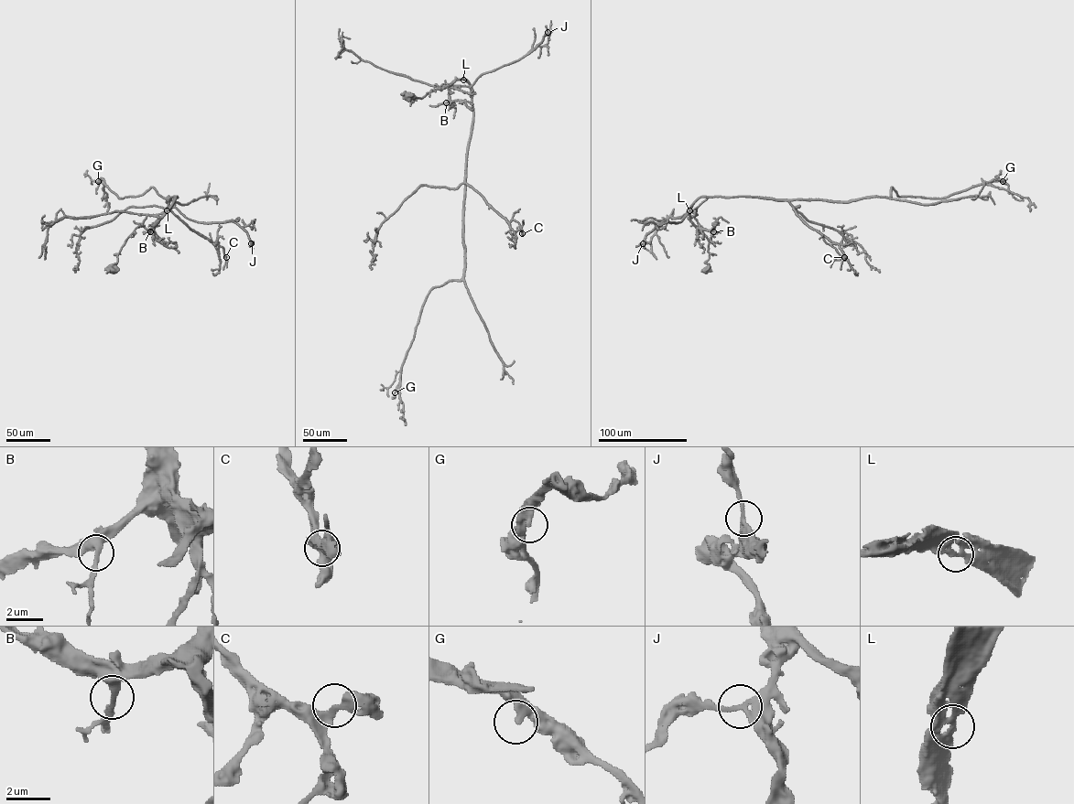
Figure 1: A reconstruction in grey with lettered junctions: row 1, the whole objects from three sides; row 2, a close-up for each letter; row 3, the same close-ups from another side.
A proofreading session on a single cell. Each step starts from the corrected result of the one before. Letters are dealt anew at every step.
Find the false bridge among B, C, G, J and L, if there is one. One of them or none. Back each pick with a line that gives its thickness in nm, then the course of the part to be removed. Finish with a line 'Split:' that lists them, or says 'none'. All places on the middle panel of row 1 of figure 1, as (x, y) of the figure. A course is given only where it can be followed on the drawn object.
Split: none

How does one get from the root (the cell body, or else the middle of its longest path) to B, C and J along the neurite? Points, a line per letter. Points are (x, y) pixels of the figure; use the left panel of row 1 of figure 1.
B: (111, 269), (135, 230), (147, 215), (157, 216), (159, 220), (150, 231)
C: (111, 269), (126, 239), (147, 215), (160, 217), (177, 197), (173, 196), (169, 209), (222, 246), (226, 257)
J: (111, 269), (135, 230), (147, 215), (160, 217), (176, 197), (175, 206), (188, 219), (234, 221), (251, 243)

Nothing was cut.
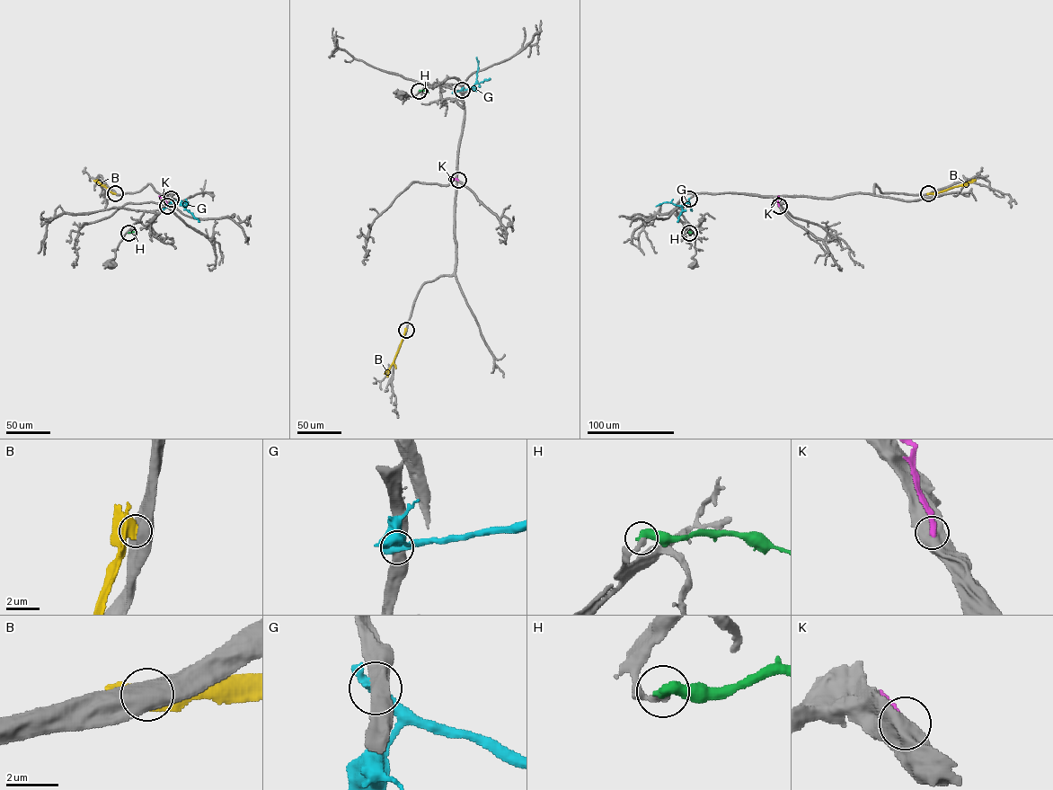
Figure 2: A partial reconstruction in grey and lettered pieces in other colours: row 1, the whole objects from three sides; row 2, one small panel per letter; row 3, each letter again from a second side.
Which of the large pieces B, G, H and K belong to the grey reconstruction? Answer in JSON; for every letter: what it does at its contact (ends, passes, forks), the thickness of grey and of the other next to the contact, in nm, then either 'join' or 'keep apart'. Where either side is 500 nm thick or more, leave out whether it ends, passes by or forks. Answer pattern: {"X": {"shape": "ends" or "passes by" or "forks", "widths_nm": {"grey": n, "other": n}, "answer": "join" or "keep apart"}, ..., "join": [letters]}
{"B": {"widths_nm": {"grey": 600, "other": 700}, "answer": "keep apart"}, "G": {"widths_nm": {"grey": 500, "other": 550}, "answer": "keep apart"}, "H": {"widths_nm": {"grey": 280, "other": 500}, "answer": "keep apart"}, "K": {"widths_nm": {"grey": 650, "other": 240}, "answer": "keep apart"}, "join": []}

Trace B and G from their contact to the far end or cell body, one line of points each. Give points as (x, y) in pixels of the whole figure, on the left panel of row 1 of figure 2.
B: (115, 193), (96, 181)
G: (171, 199), (185, 206), (187, 202), (186, 206)

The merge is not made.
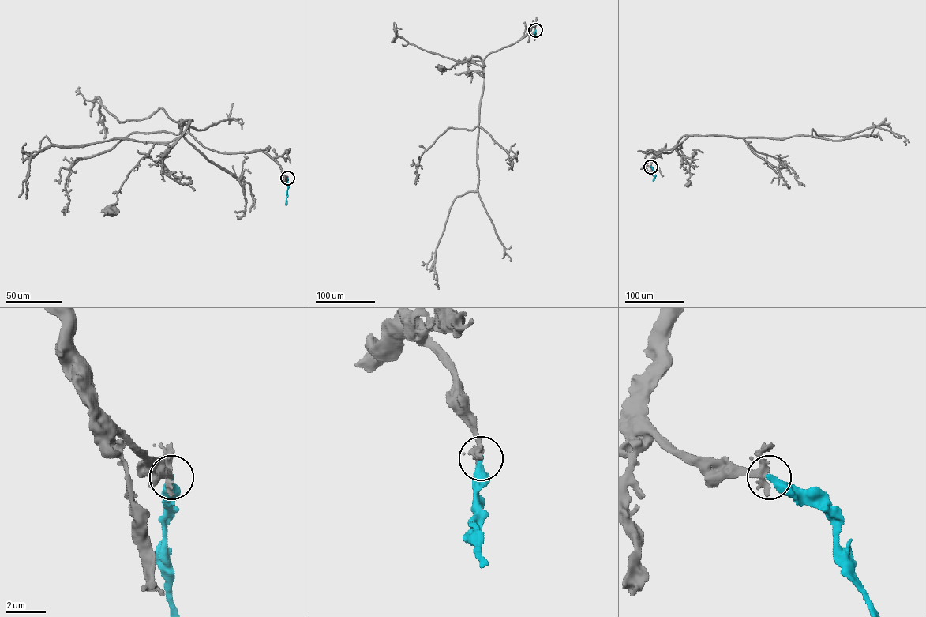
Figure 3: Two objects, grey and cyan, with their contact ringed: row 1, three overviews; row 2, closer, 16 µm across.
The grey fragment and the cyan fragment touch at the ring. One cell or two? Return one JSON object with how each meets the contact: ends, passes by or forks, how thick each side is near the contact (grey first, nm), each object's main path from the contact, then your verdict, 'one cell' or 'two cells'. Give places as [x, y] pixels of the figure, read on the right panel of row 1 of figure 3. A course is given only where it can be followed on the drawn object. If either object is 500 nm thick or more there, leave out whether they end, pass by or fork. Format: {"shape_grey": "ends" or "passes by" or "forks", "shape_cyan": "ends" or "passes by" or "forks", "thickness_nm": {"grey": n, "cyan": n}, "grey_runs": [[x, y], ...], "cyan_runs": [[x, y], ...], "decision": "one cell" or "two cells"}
{"shape_grey": "forks", "shape_cyan": "ends", "thickness_nm": {"grey": 280, "cyan": 360}, "grey_runs": [[650, 166], [647, 162], [657, 152], [670, 152], [687, 135], [680, 139], [676, 147], [689, 165], [688, 184]], "cyan_runs": [[650, 167], [655, 175], [653, 181]], "decision": "one cell"}

